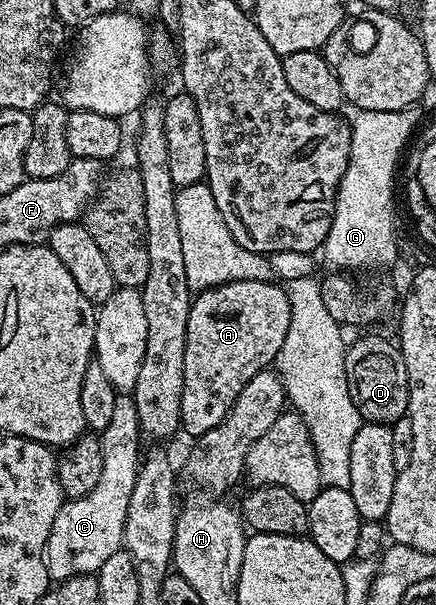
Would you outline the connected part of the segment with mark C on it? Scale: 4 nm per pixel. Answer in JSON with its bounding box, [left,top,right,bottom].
[44,396,142,582]

